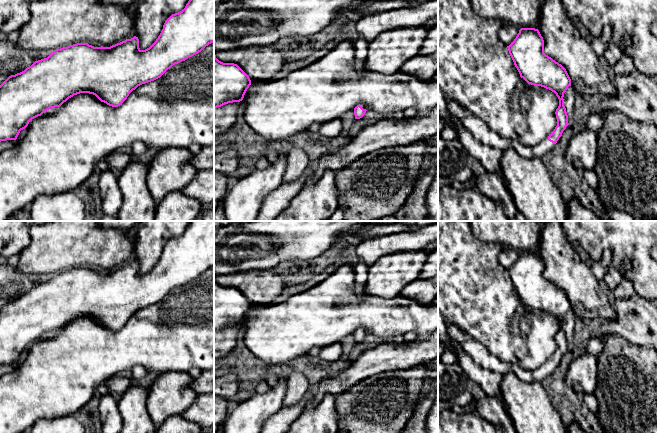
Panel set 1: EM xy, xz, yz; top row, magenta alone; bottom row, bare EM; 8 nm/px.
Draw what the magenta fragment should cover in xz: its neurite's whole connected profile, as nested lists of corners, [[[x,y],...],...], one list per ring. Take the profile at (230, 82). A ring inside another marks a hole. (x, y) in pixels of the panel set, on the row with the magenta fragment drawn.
[[[214,52],[214,108],[240,102],[251,85],[249,76],[234,63],[223,63]]]

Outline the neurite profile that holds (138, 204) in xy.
[[[133,162],[118,173],[122,205],[116,216],[117,221],[154,221],[158,203],[146,183],[149,164]]]

